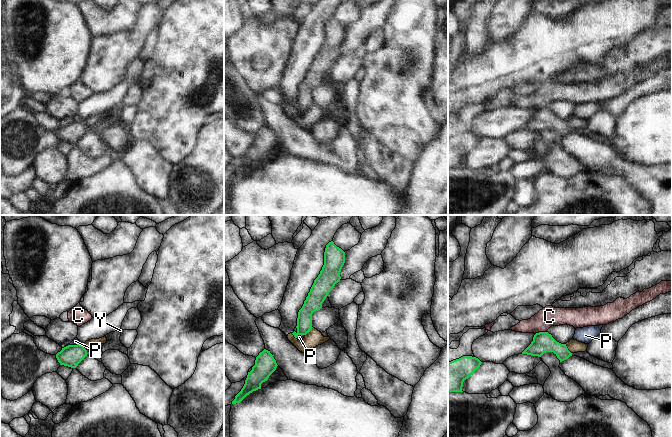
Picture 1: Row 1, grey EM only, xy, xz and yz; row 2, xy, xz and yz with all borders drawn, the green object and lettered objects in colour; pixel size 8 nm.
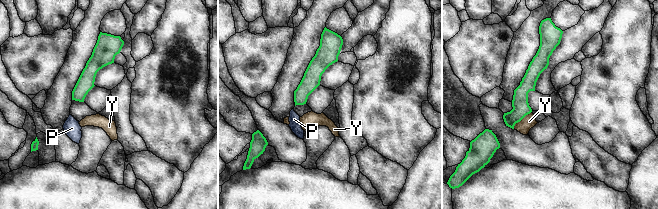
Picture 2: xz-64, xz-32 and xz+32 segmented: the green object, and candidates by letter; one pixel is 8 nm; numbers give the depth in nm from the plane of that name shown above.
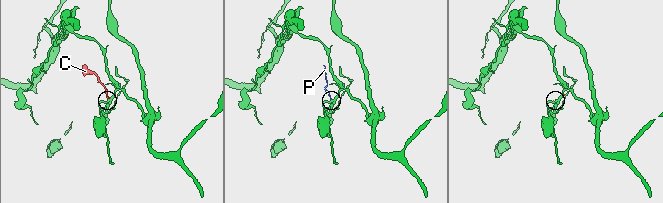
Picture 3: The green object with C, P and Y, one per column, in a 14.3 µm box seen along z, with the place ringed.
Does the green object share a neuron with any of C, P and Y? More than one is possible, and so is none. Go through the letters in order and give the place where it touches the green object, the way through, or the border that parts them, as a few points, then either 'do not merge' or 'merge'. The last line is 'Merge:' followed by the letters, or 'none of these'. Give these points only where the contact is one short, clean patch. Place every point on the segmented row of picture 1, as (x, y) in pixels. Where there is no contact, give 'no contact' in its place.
C: meets green in yz at (540, 332); do not merge
P: meets green in xy at (75, 345); border along xy (81, 344), (70, 345); do not merge
Y: meets green in yz at (567, 349); border along yz (565, 344), (571, 353); do not merge
Merge: none of these

